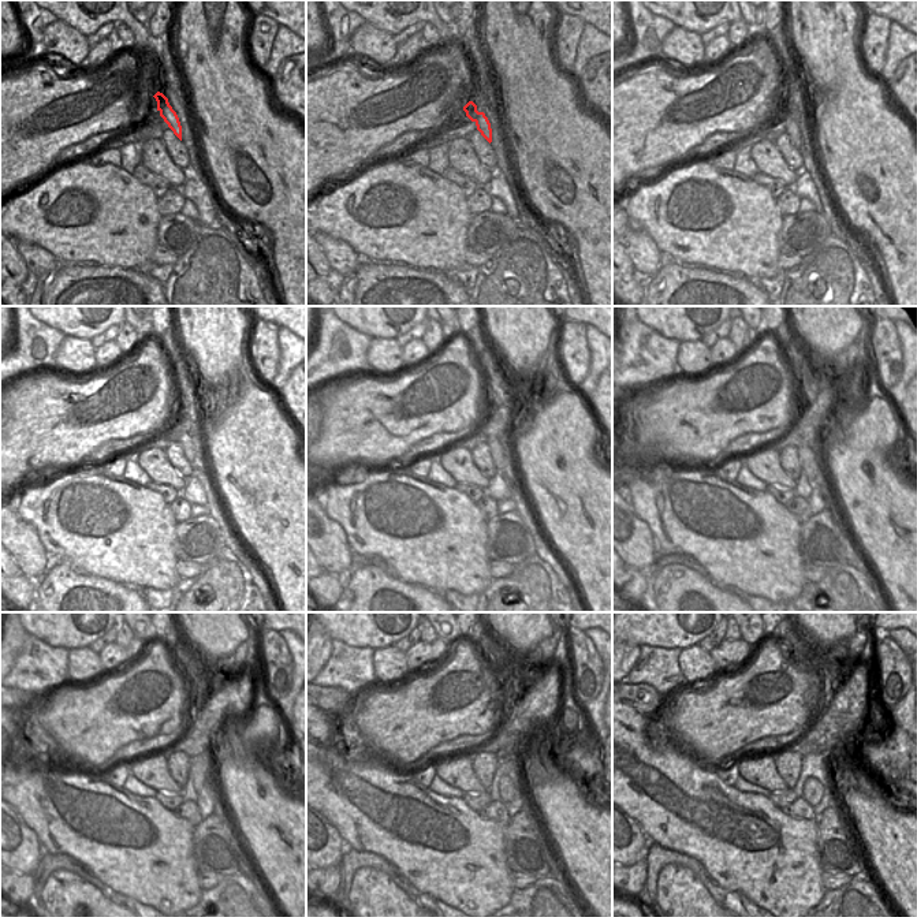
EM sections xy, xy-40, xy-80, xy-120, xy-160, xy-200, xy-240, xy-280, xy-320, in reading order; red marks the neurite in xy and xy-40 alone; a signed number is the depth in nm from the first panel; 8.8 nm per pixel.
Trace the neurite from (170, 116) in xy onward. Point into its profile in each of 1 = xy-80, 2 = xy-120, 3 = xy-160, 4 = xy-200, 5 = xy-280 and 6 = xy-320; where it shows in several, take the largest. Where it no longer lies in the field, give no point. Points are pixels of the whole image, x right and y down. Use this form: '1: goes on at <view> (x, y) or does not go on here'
1: goes on at xy-80 (791, 129)
2: goes on at xy-120 (190, 442)
3: goes on at xy-160 (499, 446)
4: goes on at xy-200 (808, 455)
5: goes on at xy-280 (506, 787)
6: goes on at xy-320 (813, 791)

